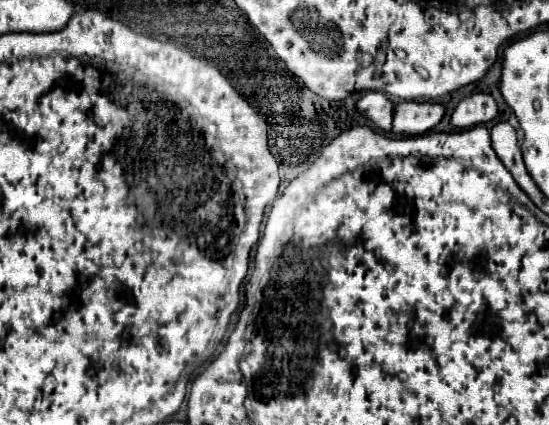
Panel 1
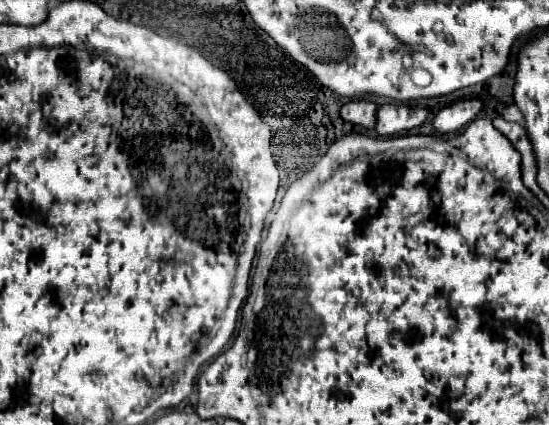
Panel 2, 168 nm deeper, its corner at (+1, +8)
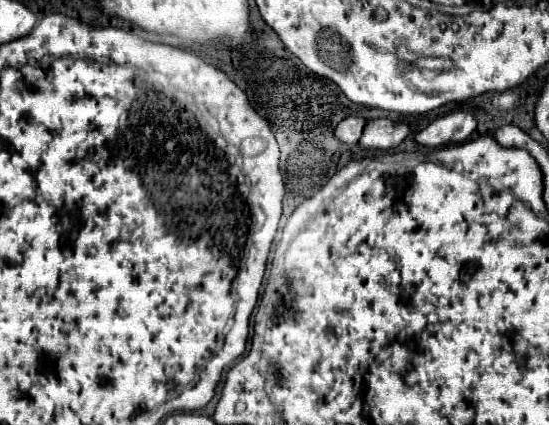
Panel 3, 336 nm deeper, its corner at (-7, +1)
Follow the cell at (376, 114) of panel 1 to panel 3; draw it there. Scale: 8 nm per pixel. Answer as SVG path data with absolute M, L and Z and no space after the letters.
M347 117L343 119L337 129L335 129L335 137L343 143L357 143L363 135L365 129L365 119L361 117Z

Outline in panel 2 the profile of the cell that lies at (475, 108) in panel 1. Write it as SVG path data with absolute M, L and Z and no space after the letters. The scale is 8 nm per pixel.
M477 98L469 100L459 100L447 108L443 108L435 118L433 118L433 128L441 134L453 134L467 126L479 112L483 104Z

